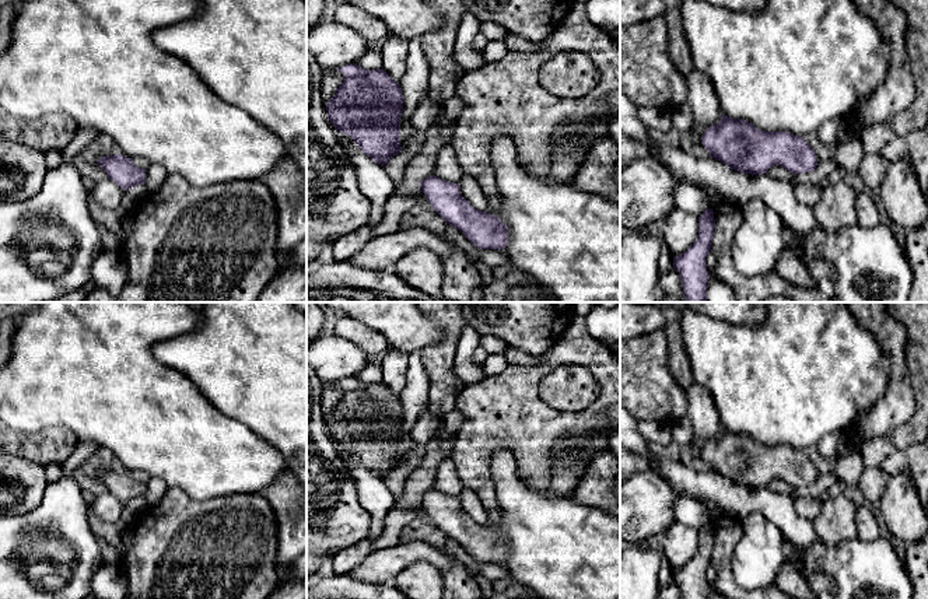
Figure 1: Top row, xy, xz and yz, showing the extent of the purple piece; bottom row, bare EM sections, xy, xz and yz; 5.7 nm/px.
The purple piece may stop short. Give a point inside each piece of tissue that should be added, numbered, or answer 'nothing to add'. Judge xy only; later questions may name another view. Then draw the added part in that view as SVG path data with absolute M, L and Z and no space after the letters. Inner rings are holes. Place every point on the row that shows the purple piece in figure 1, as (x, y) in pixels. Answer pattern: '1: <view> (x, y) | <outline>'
nothing to add

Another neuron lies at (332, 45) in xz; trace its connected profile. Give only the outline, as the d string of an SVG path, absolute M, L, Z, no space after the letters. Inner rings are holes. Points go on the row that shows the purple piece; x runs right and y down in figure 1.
M323 20L307 32L307 50L326 70L353 64L370 49L368 41L356 29Z

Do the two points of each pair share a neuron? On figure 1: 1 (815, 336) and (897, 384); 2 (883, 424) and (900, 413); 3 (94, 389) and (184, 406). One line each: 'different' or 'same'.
1: different
2: same
3: same

